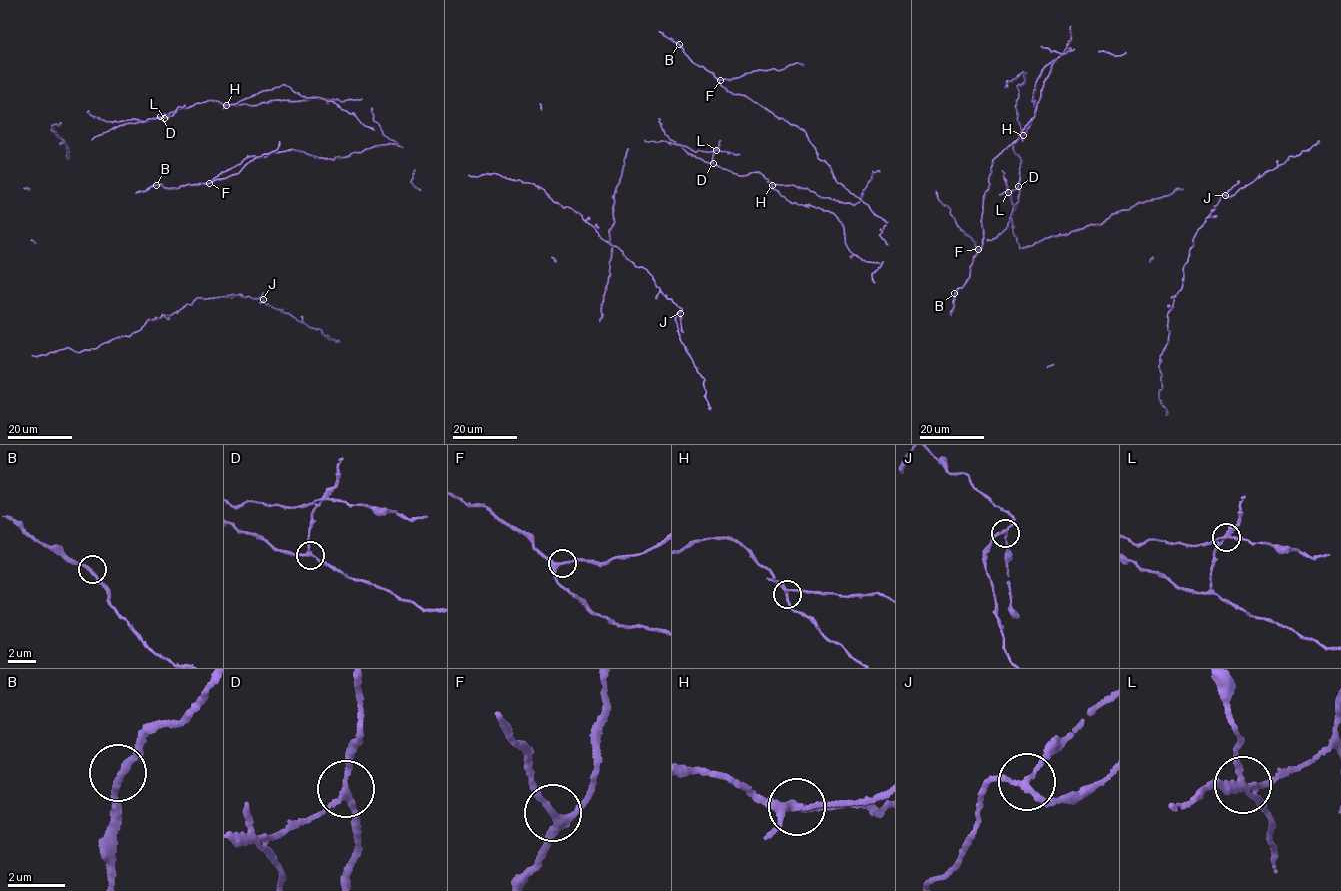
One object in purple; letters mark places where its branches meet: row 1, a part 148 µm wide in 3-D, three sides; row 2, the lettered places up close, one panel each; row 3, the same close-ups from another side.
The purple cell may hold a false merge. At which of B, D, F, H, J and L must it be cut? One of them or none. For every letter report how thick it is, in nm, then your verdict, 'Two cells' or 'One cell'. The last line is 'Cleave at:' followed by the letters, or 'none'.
B: Thickness 200 nm. One cell
D: Thickness 180 nm. One cell
F: Thickness 240 nm. One cell
H: Thickness 200 nm. One cell
J: Thickness 170 nm. One cell
L: Thickness 200 nm. Two cells
Cleave at: L

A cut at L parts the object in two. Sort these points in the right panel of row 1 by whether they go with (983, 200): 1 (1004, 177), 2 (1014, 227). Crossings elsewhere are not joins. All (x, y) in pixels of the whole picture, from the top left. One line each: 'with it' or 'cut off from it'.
1: cut off from it
2: cut off from it

